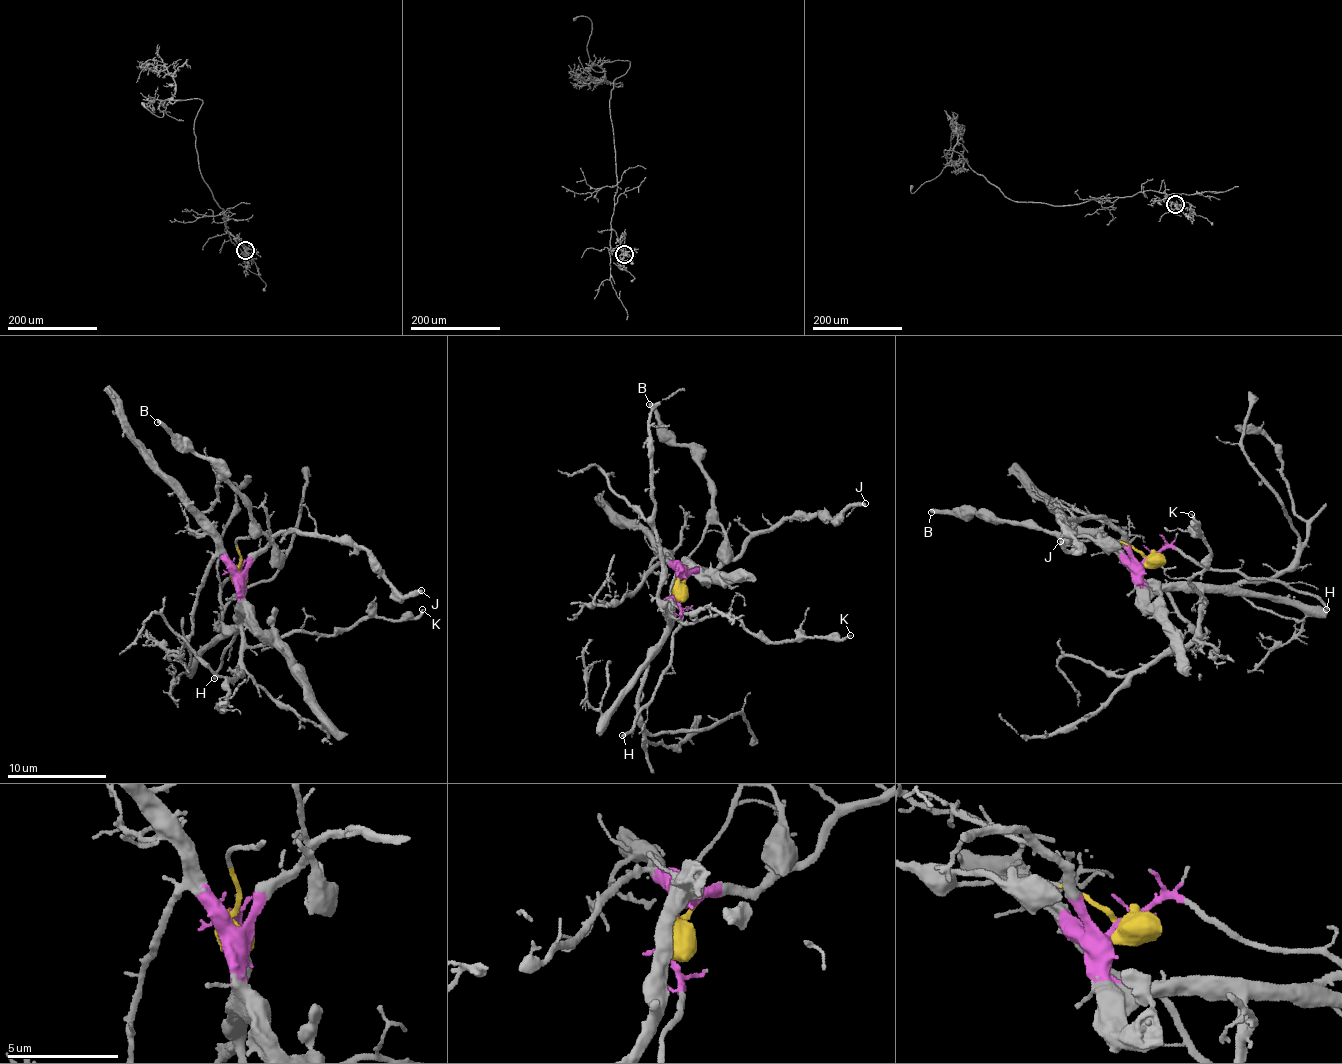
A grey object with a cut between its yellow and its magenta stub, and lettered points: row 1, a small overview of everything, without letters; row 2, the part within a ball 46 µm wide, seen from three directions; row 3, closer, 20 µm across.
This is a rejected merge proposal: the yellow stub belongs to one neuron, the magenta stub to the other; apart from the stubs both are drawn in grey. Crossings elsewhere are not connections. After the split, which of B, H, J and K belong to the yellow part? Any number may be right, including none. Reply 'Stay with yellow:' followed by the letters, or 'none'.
Stay with yellow: B

